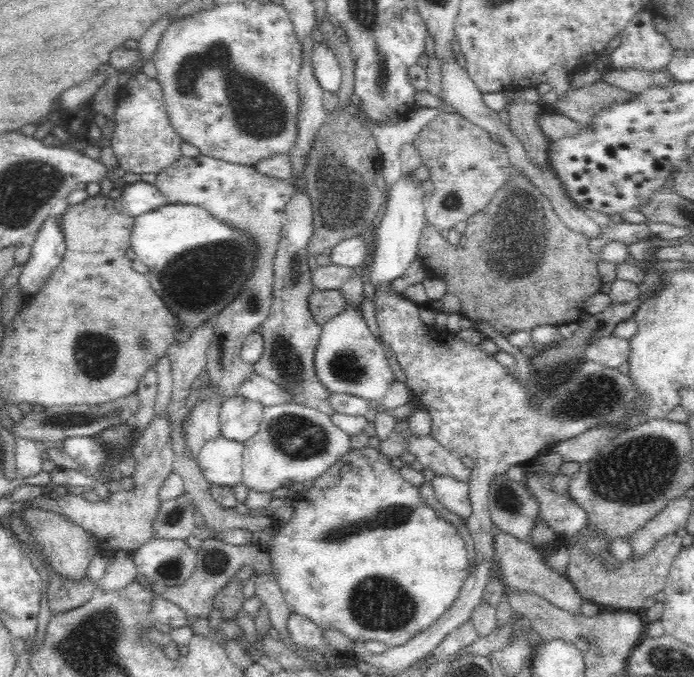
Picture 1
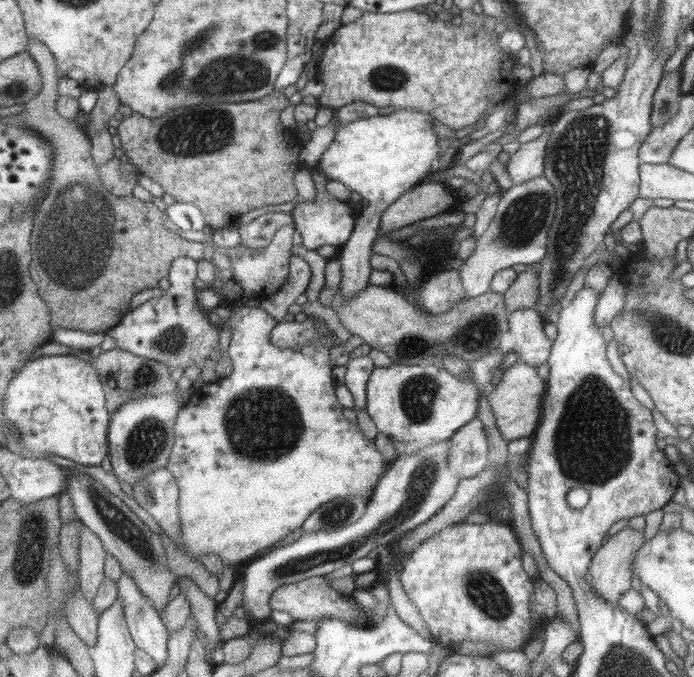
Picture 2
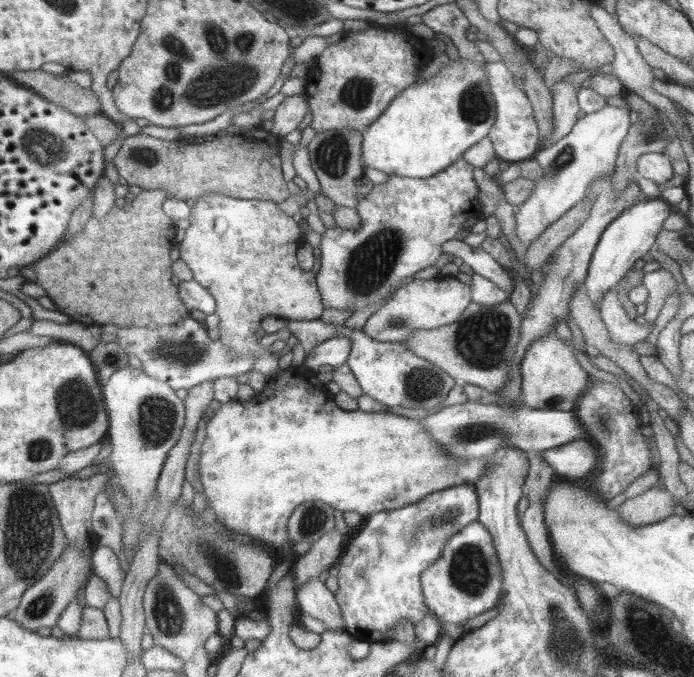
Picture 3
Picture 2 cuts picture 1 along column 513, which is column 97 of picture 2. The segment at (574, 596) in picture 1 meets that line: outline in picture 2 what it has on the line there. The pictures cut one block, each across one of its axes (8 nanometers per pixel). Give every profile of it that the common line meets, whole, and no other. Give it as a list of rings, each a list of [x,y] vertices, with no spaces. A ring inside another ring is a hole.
[[[80,523],[80,564],[77,577],[79,578],[79,588],[86,596],[90,604],[94,602],[98,587],[104,580],[105,562],[107,557],[106,549],[100,541],[100,537],[94,533],[90,527]]]

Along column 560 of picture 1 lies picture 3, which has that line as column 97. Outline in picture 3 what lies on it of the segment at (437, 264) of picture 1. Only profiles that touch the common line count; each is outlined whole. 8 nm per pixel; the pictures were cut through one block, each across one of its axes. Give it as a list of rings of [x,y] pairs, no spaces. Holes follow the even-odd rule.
[[[144,190],[124,207],[114,207],[106,218],[100,222],[93,216],[87,225],[70,241],[63,239],[61,243],[48,254],[44,255],[40,260],[37,260],[30,267],[36,273],[36,283],[40,285],[47,292],[47,296],[54,302],[57,310],[66,314],[71,322],[77,321],[84,325],[105,325],[115,324],[119,328],[126,327],[146,327],[146,328],[160,328],[162,326],[180,322],[184,317],[189,315],[188,307],[185,305],[179,296],[178,285],[172,283],[172,269],[170,260],[170,249],[177,243],[176,230],[177,227],[172,220],[163,211],[163,202],[168,198],[163,190]]]

